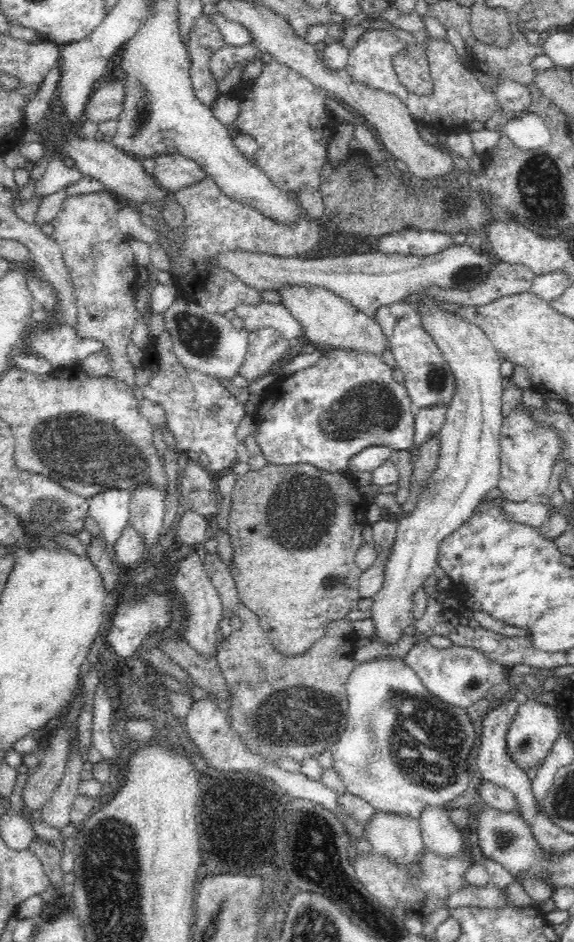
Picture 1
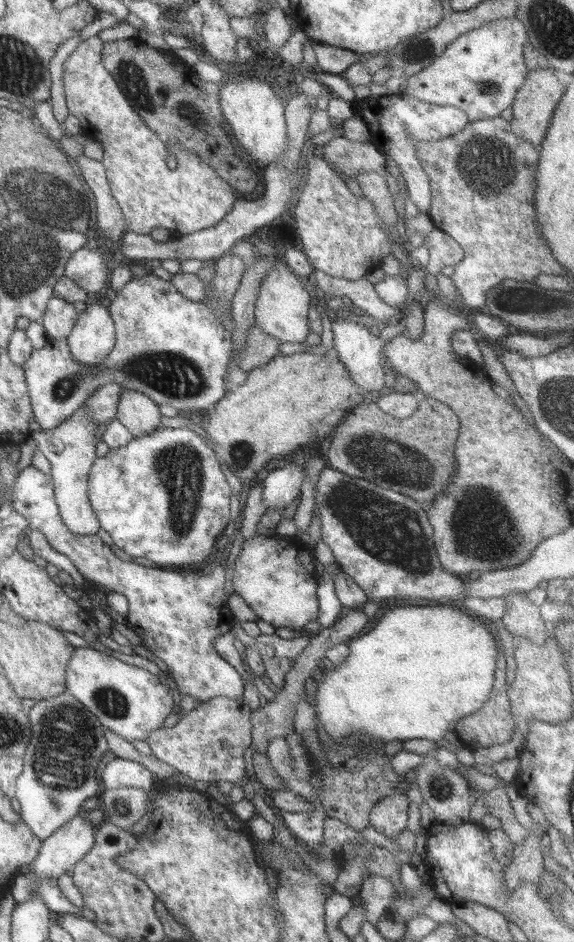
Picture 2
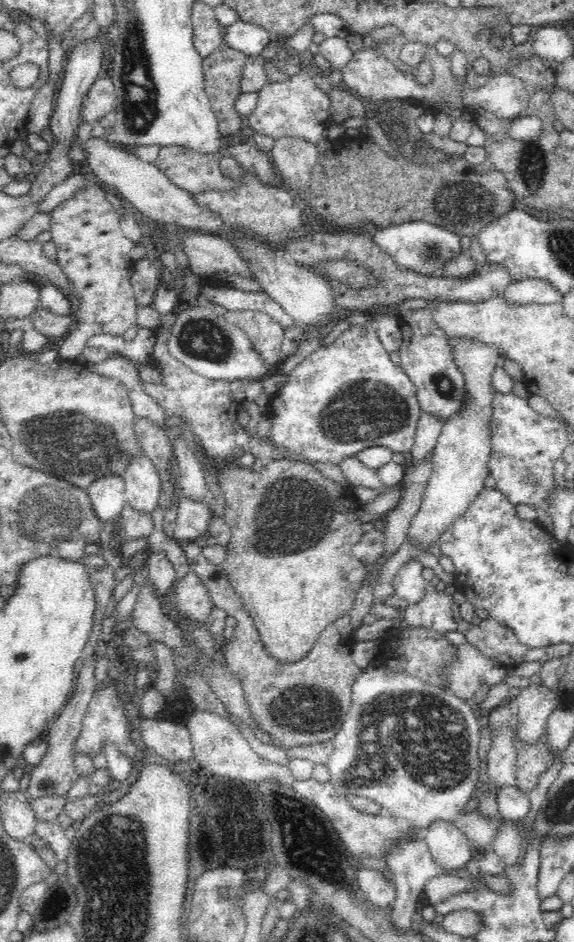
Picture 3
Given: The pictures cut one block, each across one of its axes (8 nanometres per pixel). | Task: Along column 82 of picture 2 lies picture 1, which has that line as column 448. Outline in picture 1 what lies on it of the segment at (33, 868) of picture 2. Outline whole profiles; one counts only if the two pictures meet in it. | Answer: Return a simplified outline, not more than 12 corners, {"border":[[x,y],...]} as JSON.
{"border":[[426,806],[419,820],[424,845],[441,858],[463,846],[447,810]]}

